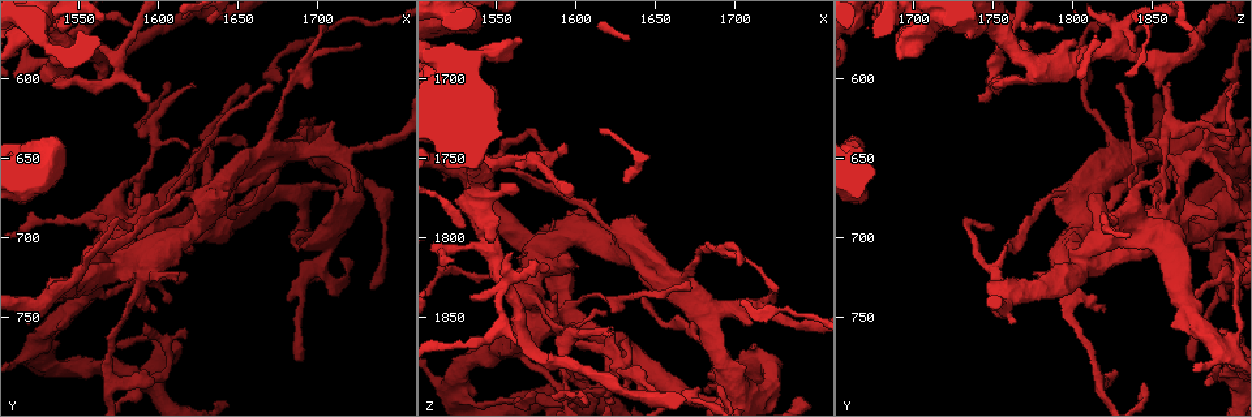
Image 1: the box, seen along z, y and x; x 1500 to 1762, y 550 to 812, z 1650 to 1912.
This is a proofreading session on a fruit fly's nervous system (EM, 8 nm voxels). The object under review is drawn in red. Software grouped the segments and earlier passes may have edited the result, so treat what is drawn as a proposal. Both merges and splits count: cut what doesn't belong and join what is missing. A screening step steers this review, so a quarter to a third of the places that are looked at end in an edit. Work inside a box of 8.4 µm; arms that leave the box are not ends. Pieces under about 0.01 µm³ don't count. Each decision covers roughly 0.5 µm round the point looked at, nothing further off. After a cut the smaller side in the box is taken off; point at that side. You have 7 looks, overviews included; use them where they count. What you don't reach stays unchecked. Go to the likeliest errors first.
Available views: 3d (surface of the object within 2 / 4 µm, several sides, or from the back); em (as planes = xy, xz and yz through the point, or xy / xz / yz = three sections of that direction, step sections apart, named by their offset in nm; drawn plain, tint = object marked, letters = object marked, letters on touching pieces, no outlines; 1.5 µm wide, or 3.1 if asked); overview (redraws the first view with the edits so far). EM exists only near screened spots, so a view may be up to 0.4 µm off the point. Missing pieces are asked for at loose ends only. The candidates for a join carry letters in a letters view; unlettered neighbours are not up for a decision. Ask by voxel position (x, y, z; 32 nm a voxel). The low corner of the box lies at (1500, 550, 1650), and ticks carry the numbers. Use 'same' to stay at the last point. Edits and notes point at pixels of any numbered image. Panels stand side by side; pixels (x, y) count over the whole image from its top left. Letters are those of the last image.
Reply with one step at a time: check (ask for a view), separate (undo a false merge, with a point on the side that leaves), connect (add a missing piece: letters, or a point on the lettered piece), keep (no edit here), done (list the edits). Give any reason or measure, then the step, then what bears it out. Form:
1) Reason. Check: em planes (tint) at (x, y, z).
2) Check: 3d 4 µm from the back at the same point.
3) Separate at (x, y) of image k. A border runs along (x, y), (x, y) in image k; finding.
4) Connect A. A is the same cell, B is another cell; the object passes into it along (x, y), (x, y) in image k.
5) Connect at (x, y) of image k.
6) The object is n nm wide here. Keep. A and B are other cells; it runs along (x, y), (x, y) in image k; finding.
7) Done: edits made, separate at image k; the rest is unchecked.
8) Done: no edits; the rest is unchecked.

Thin end. Check: 3d 4 µm at (1594, 784, 1828).

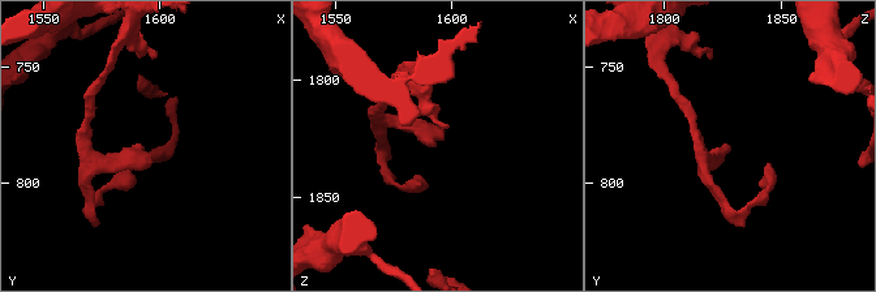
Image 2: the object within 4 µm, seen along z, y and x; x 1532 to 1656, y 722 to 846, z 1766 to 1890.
Shape alone is not enough. Check: em planes (letters) at (1594, 784, 1827).

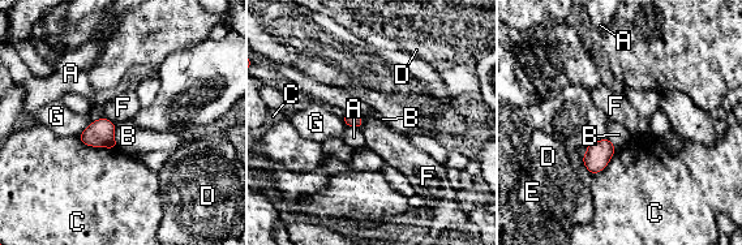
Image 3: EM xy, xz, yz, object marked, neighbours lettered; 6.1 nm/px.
Keep. A, B, C, D, E, F and G are other cells; a border runs along (360, 115), (361, 128) in image 3; no lettered piece goes on from it.

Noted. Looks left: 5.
Free end. Check: 3d 4 µm at (1618, 724, 1896).

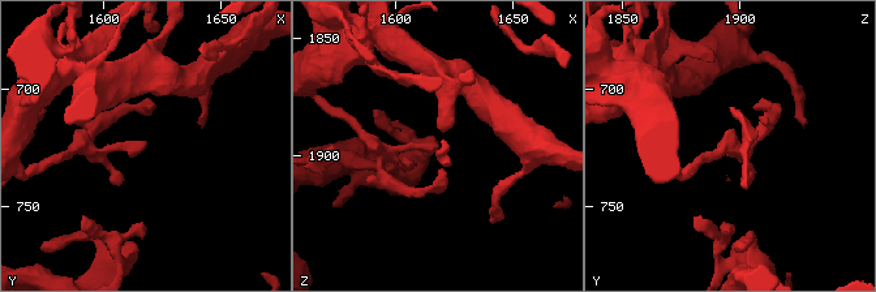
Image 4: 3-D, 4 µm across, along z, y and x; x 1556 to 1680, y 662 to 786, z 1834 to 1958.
Check: em planes (letters) at (1619, 723, 1896).

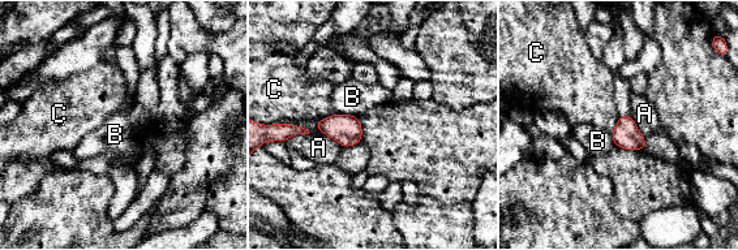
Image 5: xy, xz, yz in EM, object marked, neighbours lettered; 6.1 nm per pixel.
Keep. A, B and C are other cells; a border runs along (335, 113), (318, 120) in image 5; none of them fits.

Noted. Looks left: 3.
Calibre changes. Check: em yz step 4 (tint) at (1528, 690, 1824).

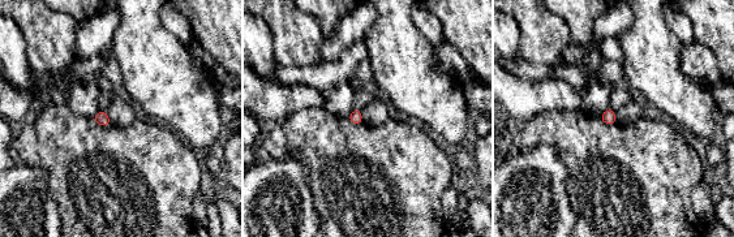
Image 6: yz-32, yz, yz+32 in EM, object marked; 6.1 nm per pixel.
Check: em planes (letters) at the same point.

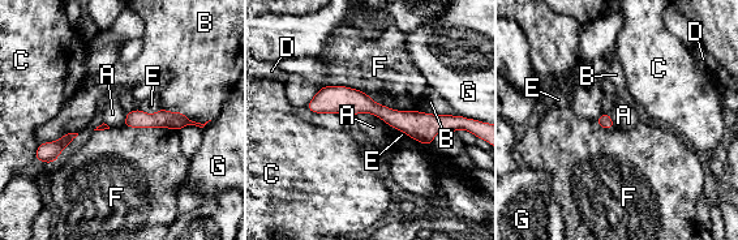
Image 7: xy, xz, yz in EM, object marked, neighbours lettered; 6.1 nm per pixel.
The object is 80 nm wide here. Keep. A, B, C, D, E, F and G are other cells; a border runs along (354, 115), (372, 112), (390, 125) in image 7; all the same neuron.

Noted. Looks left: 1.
Done: no edits; the rest is unchecked.

